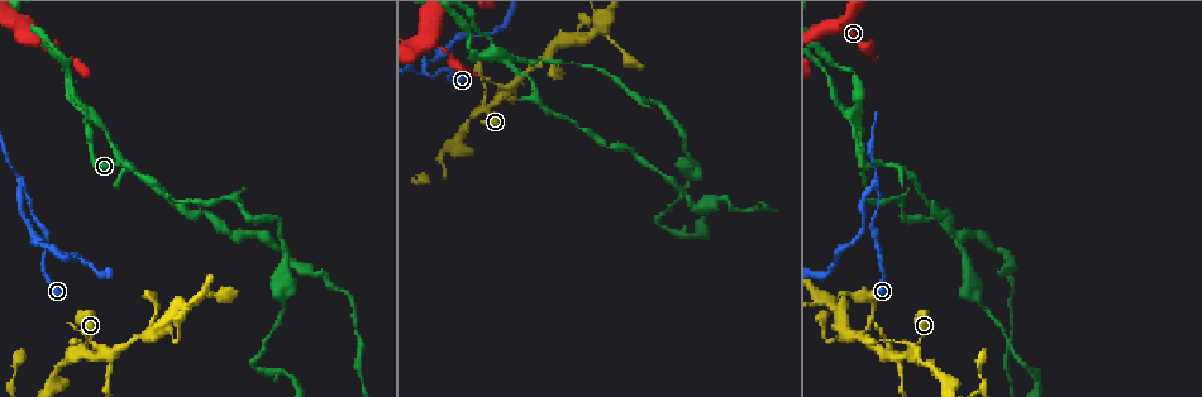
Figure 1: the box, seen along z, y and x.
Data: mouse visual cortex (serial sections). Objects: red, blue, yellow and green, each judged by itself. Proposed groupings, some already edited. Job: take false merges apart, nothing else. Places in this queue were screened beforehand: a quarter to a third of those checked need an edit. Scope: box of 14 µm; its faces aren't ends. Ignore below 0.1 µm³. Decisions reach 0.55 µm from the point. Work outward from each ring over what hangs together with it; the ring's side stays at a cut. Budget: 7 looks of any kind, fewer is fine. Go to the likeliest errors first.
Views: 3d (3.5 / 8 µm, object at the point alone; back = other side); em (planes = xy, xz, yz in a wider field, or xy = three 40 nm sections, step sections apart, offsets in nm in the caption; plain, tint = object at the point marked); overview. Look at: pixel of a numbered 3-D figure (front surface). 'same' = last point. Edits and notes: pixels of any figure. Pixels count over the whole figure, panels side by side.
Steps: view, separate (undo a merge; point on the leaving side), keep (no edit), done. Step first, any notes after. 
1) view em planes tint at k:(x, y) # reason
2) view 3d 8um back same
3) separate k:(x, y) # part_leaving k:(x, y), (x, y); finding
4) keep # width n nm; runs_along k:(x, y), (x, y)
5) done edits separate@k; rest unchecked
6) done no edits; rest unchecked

view 3d 3.5um at 1:(494, 49) # three-way junction

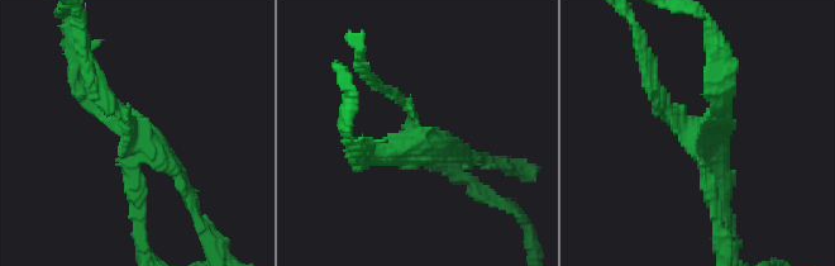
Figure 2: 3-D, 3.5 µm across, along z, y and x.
view em planes tint at 2:(136, 134)

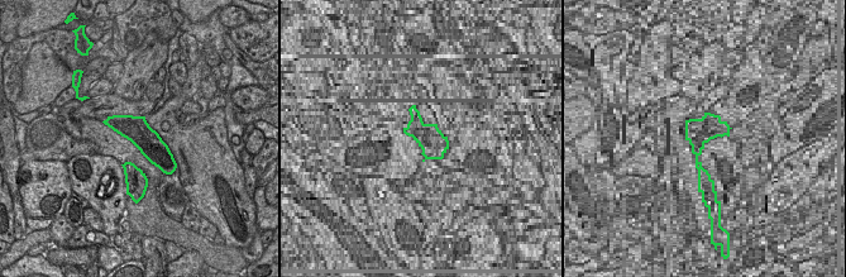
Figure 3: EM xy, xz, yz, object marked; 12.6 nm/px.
separate 2:(729, 174) # part_leaving 2:(698, 137), (707, 133), (717, 161), (728, 223); two cells meet here

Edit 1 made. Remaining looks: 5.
view 3d 3.5um at 1:(876, 184) # arms part here

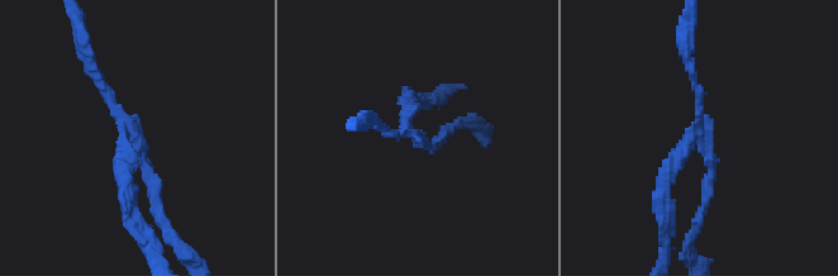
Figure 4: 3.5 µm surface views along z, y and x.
view em planes tint at 4:(697, 133) # arms 3; arm_widths 150, 150, 200 nm; shape alone is not enough

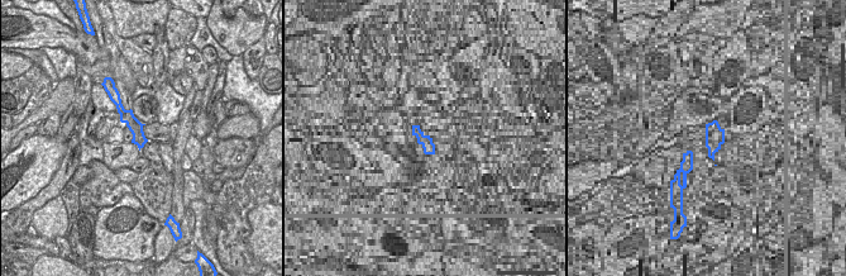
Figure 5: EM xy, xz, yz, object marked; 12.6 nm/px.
view em xy step 5 tint same # cut it another way

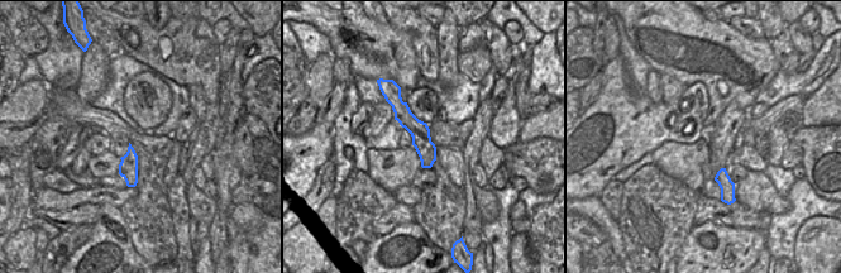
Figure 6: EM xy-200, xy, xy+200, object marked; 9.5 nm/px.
separate 4:(123, 171) # part_leaving 4:(123, 138), (127, 213), (151, 251); a second cell is stuck on

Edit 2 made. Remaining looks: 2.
done edits separate@2, separate@4; rest unchecked

